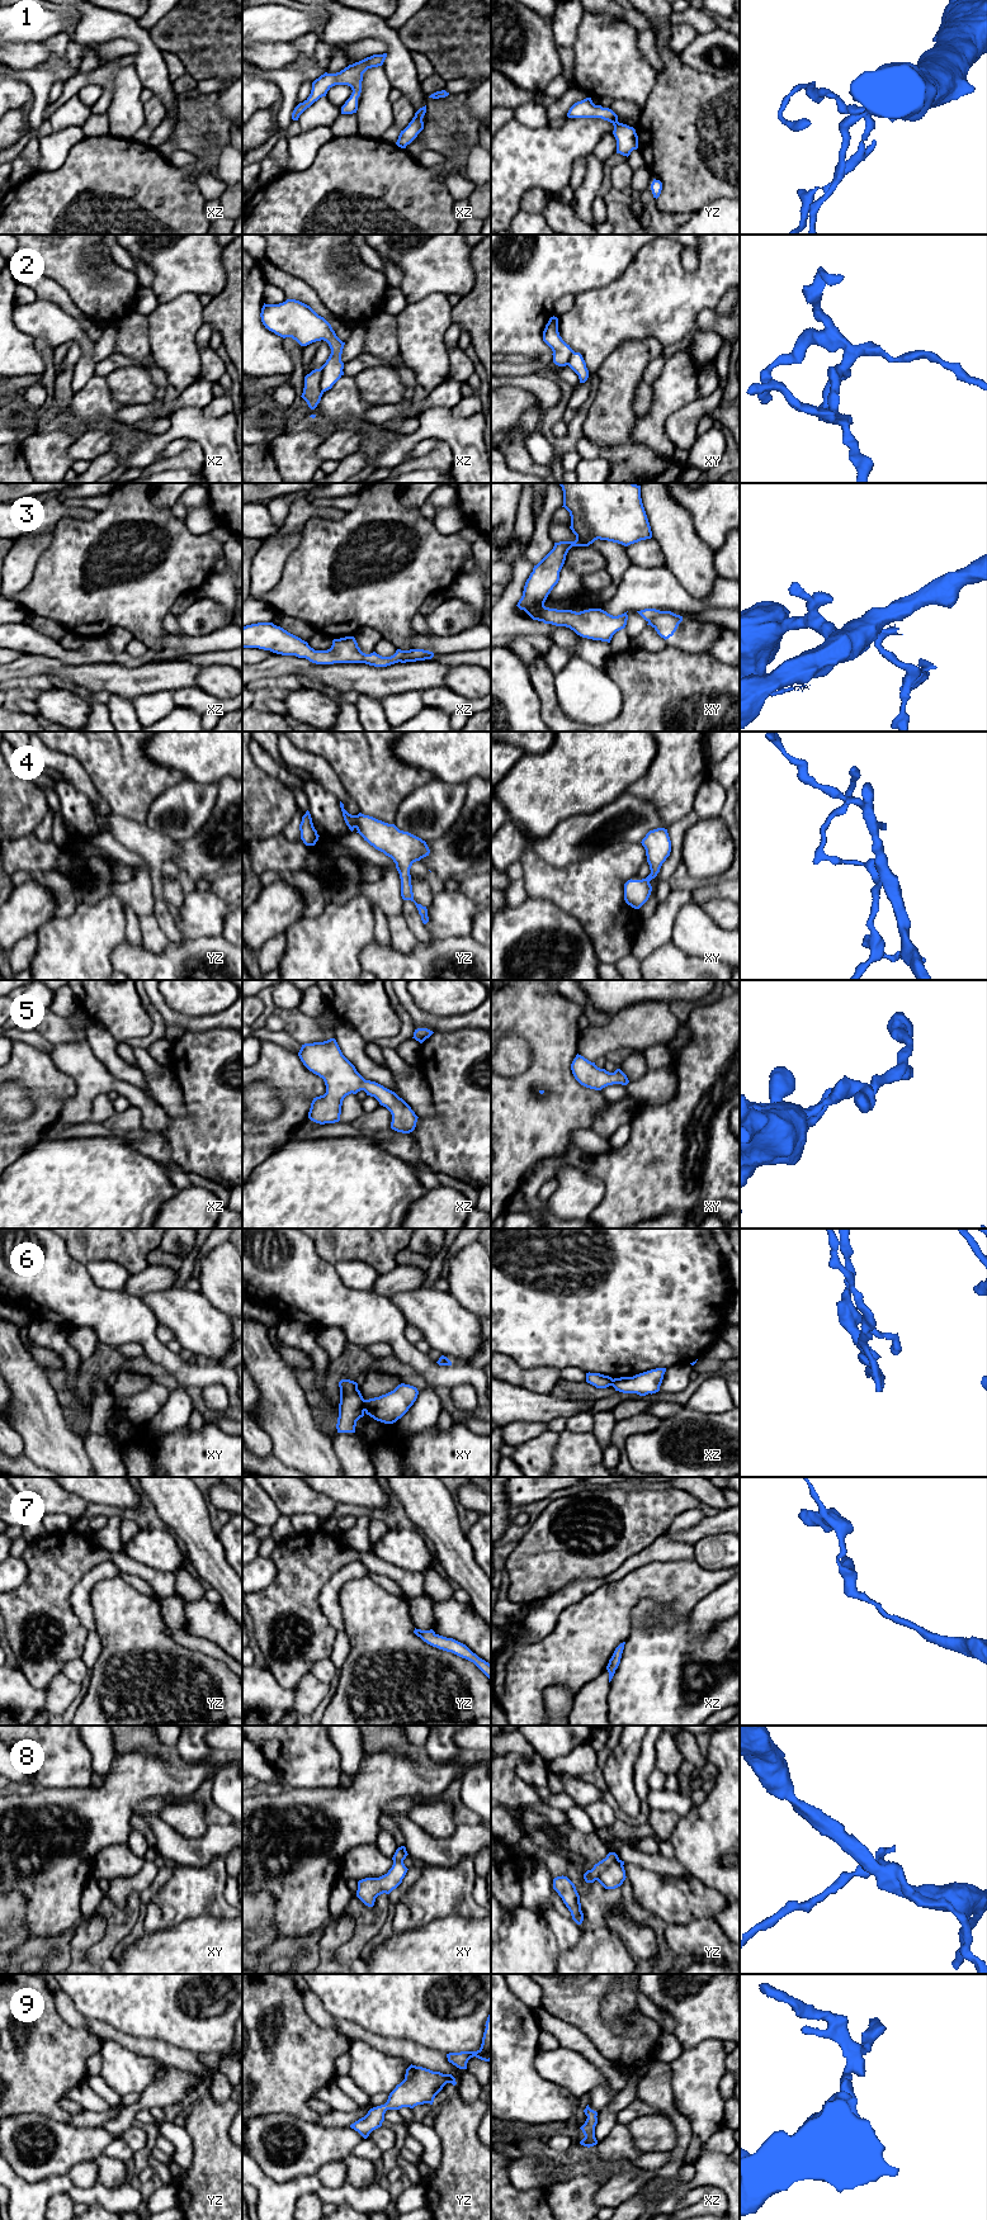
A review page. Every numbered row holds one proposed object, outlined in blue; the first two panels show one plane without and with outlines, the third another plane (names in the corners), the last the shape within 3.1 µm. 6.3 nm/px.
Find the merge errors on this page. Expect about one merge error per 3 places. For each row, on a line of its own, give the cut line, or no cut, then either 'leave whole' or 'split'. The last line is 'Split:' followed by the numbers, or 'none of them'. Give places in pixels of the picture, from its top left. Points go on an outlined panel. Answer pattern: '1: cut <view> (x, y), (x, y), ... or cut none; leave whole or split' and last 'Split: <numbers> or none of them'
1: cut none; leave whole
2: cut xz (320, 368), (322, 392); split
3: cut xz (409, 651), (407, 656), (400, 661); split
4: cut none; leave whole
5: cut none; leave whole
6: cut xy (366, 1400), (363, 1410); split
7: cut none; leave whole
8: cut yz (618, 1859), (610, 1863), (595, 1879); split
9: cut none; leave whole
Split: 2, 3, 6, 8

